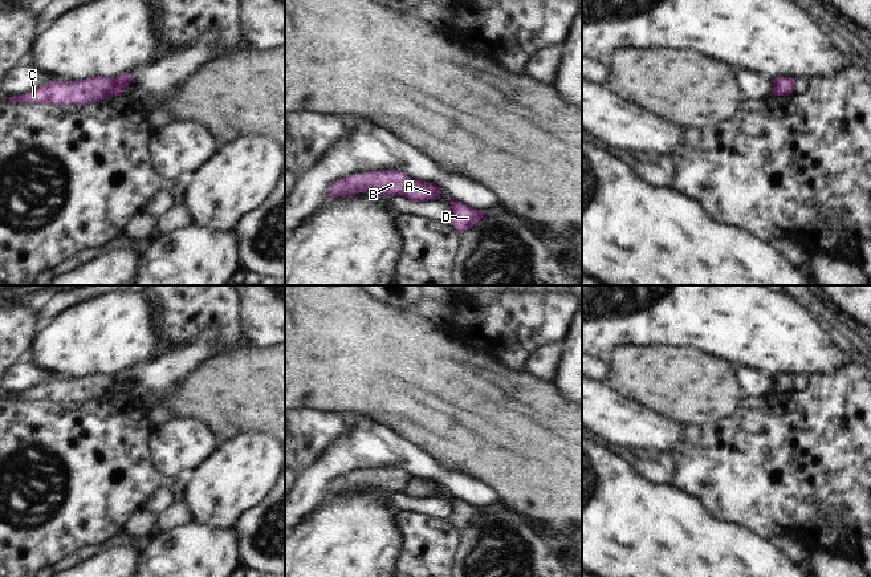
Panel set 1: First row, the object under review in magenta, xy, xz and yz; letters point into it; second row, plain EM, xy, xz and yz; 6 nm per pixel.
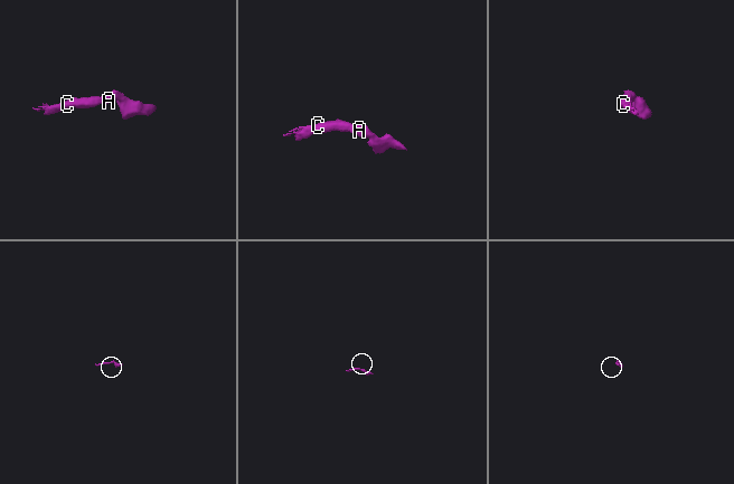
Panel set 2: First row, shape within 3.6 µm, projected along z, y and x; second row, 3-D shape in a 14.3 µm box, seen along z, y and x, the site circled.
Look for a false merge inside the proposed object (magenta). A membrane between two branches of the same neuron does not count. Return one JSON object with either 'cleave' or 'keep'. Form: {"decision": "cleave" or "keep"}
{"decision": "cleave"}

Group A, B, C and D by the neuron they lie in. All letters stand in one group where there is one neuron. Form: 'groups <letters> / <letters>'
groups A D / B C

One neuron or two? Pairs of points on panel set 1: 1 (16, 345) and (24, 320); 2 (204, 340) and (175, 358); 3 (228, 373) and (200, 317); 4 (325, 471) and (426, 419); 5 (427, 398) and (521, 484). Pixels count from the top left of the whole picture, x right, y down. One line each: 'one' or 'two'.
1: one
2: one
3: two
4: two
5: one

